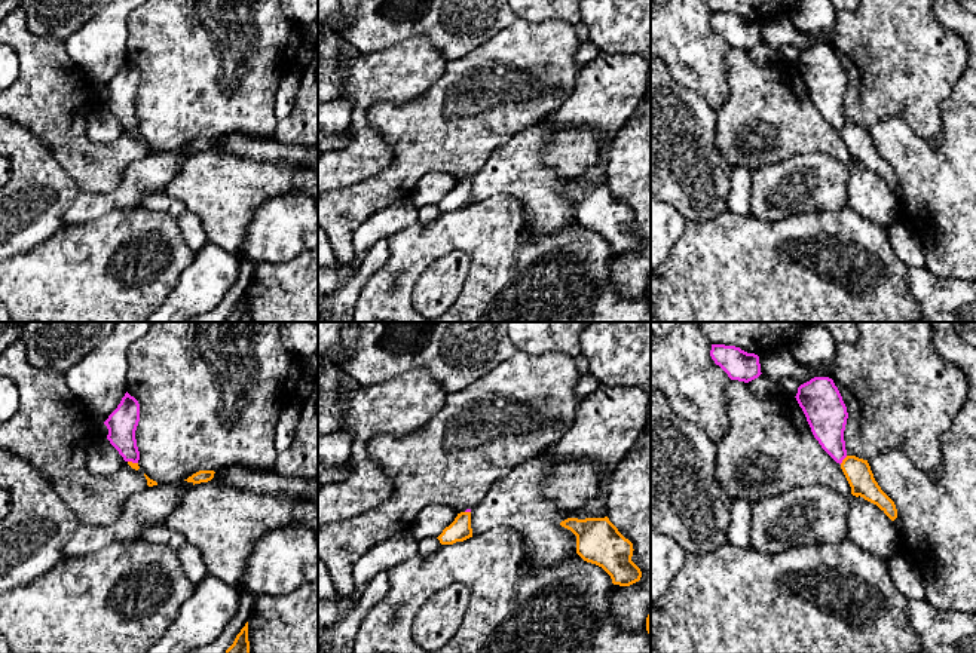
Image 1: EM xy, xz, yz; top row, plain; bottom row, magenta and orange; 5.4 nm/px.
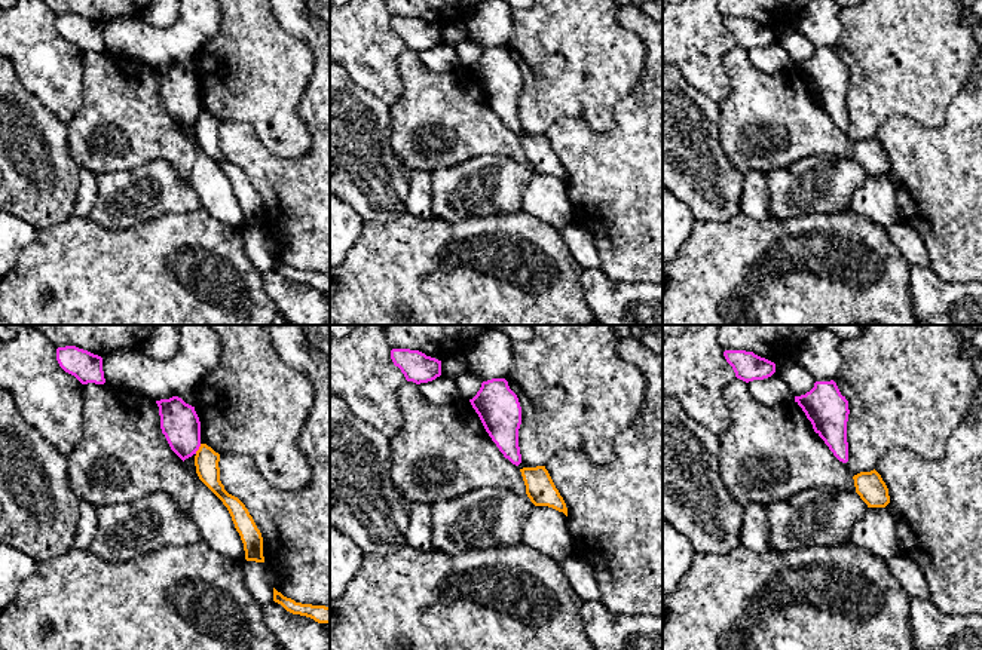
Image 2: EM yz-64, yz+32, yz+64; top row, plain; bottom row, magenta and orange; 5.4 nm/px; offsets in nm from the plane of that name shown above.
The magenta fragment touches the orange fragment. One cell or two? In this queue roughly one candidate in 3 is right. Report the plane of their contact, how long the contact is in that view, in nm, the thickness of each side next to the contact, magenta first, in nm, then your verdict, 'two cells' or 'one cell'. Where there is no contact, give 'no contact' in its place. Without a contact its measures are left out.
meets magenta in yz; contact 60 nm long; 220 nm thick on the magenta side, 140 nm on the other; two cells

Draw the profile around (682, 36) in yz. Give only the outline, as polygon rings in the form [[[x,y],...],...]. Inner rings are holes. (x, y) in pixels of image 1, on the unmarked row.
[[[651,0],[651,58],[666,62],[676,82],[697,92],[713,110],[726,98],[728,42],[710,24],[712,10],[704,0],[671,0],[657,4]]]

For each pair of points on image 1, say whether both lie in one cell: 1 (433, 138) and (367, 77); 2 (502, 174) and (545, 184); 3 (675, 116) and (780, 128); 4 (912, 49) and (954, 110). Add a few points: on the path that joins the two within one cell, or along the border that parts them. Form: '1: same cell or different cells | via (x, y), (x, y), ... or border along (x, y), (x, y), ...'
1: different cells | border along (427, 88), (404, 103), (376, 103), (367, 120)
2: same cell | via (513, 174), (523, 174), (535, 184)
3: different cells | border along (713, 110), (715, 144), (722, 155)
4: different cells | border along (960, 76), (952, 91), (941, 104), (941, 132)

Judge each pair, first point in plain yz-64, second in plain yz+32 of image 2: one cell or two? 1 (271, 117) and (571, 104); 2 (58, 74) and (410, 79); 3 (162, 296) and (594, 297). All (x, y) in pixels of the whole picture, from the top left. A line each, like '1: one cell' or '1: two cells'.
1: one cell
2: two cells
3: two cells

